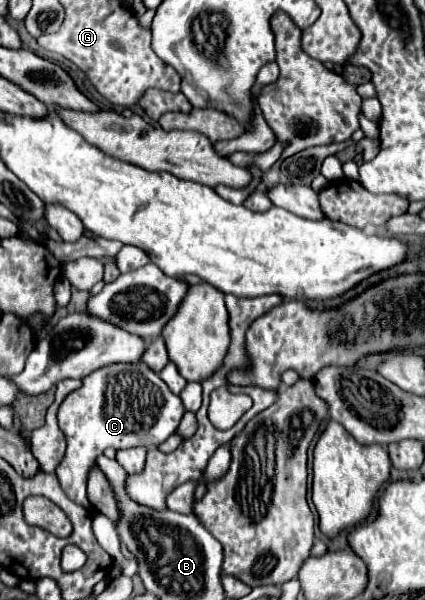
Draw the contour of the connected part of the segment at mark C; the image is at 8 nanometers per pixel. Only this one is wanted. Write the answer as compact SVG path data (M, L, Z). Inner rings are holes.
M144 362L110 364L82 378L82 386L70 392L58 408L58 426L66 434L67 448L55 473L62 490L76 504L90 508L86 498L86 472L106 448L160 446L176 432L184 414L182 400Z

